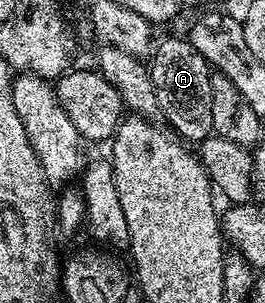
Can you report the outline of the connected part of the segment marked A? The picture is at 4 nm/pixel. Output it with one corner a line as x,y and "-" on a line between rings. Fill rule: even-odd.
188,38
164,40
157,48
155,45
150,56
150,71
163,123
185,142
193,142
192,140
201,142
213,135
214,117
210,107
210,78
214,72
209,62
190,40

